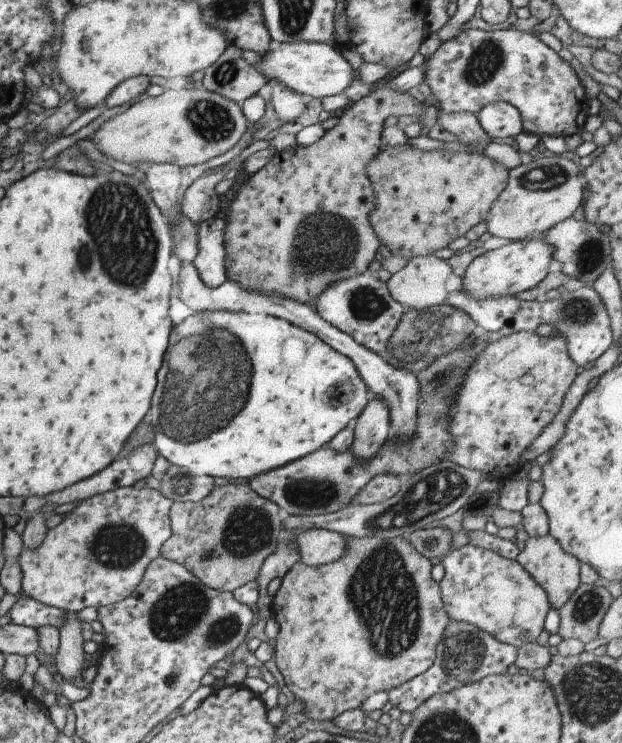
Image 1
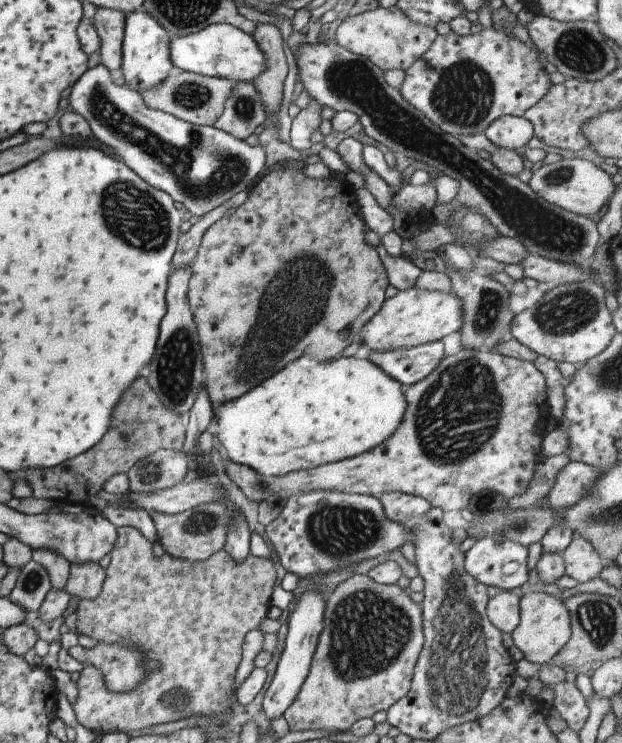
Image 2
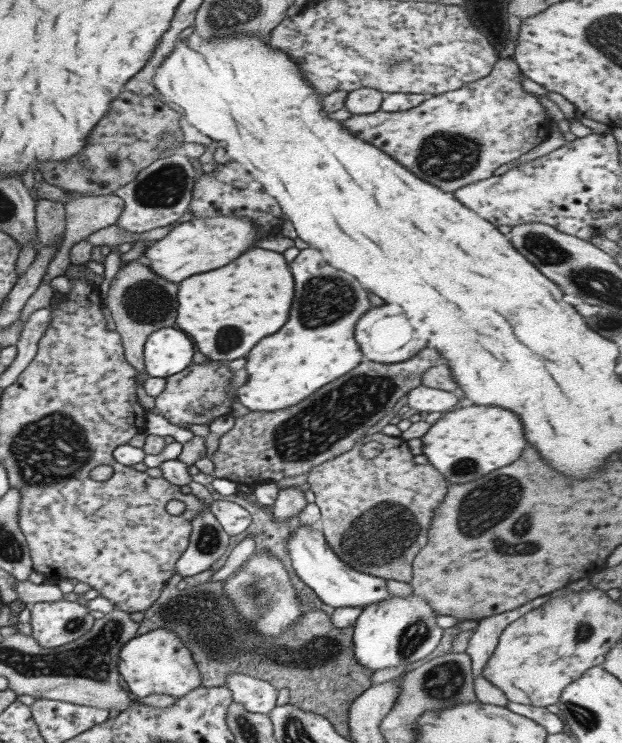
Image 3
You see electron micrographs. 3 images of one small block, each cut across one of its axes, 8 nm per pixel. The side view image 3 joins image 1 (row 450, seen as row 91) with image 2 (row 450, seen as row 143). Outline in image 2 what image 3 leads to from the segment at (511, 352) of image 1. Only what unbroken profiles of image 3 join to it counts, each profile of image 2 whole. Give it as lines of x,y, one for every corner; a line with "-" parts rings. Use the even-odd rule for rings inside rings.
461,349
455,355
444,356
441,362
435,365
433,372
429,372
423,380
412,384
405,390
403,396
405,396
403,420
399,424
399,428
395,428
395,432
387,440
383,440
383,444
379,444
377,448
371,448
369,452
353,456
353,458
340,460
333,464
322,464
317,468
293,471
279,477
267,477
257,474
261,478
261,486
263,486
265,494
276,494
278,500
286,501
291,496
298,495
299,492
315,492
316,490
330,490
367,496
373,496
374,494
380,494
381,496
388,492
398,492
423,498
423,500
427,500
431,504
431,507
438,508
441,512
457,512
457,510
460,511
466,508
469,498
481,490
491,490
491,492
501,494
501,496
509,499
511,496
521,494
529,486
529,482
533,478
533,466
541,462
542,459
542,456
539,454
542,438
541,434
539,434
539,424
547,420
548,414
545,407
545,379
541,372
535,369
532,362
517,360
491,351

